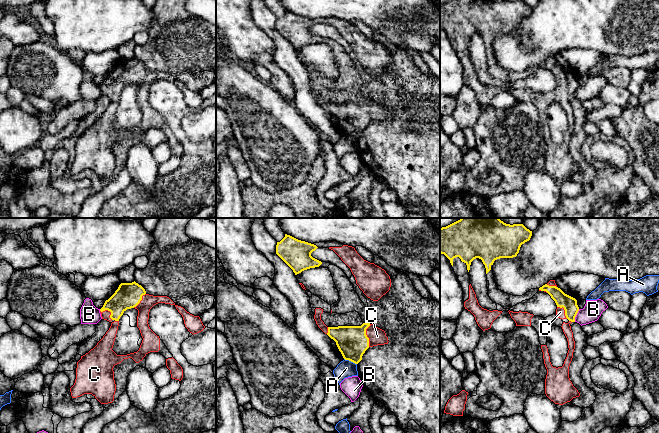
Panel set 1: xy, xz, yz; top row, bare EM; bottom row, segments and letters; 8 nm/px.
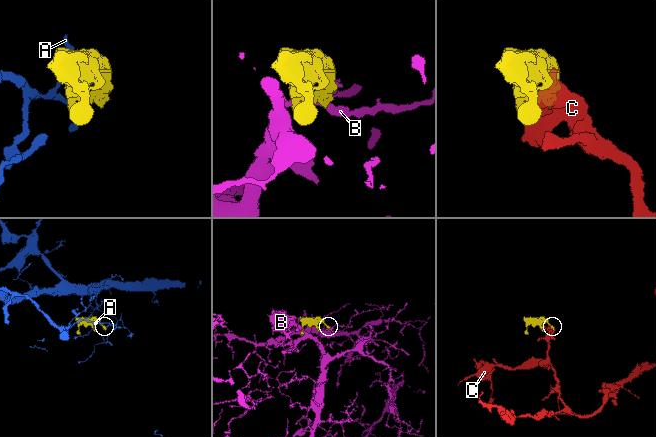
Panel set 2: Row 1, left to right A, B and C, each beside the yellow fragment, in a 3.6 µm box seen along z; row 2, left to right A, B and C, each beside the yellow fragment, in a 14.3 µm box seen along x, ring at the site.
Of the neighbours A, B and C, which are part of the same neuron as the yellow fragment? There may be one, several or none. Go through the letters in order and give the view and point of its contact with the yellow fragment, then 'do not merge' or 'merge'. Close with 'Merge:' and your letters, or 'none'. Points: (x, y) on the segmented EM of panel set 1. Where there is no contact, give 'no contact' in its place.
A: contact xz (350, 360); do not merge
B: contact yz (576, 314); do not merge
C: contact xz (366, 335); merge
Merge: C

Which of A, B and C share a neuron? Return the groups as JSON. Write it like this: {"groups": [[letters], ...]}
{"groups": [["A"], ["B"], ["C"]]}

